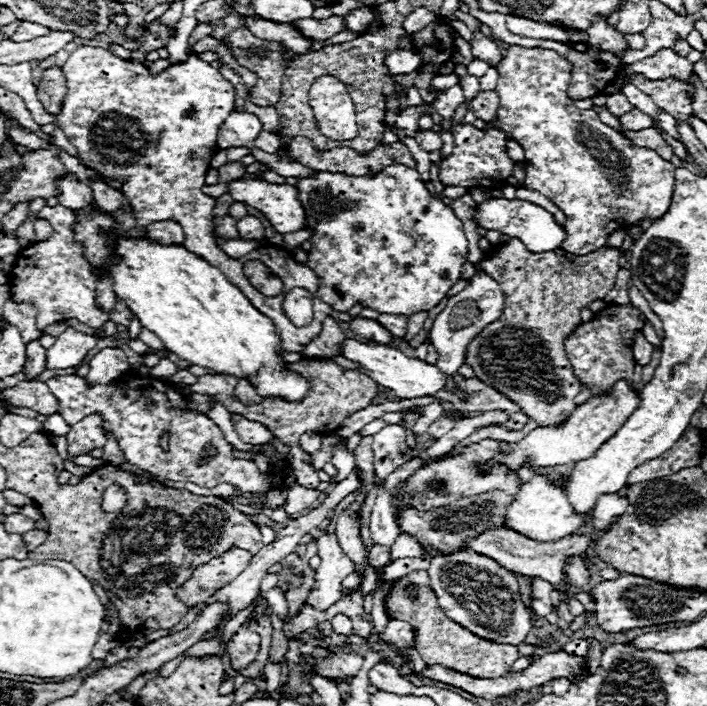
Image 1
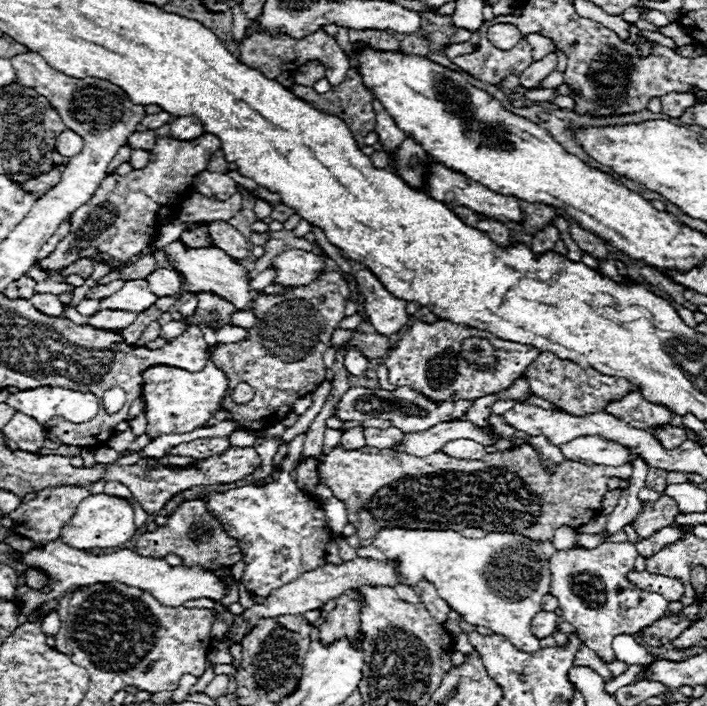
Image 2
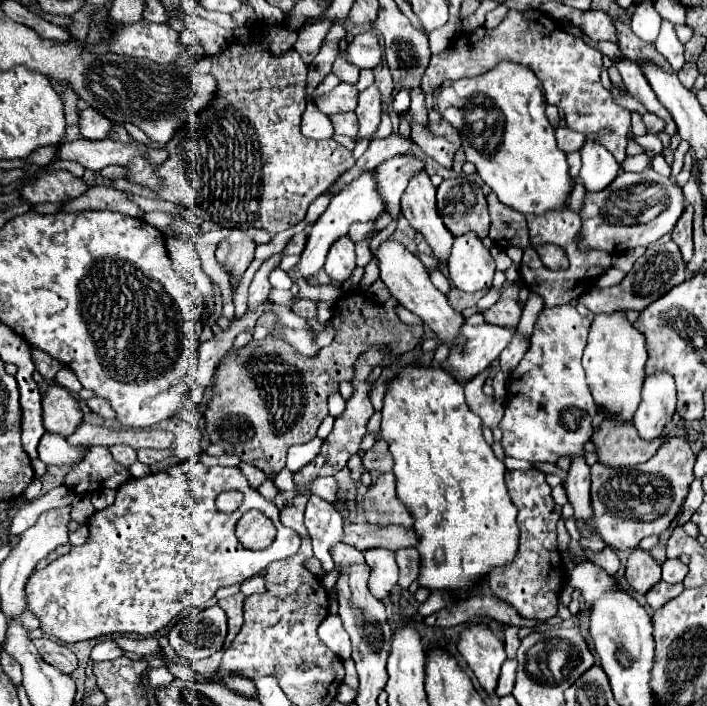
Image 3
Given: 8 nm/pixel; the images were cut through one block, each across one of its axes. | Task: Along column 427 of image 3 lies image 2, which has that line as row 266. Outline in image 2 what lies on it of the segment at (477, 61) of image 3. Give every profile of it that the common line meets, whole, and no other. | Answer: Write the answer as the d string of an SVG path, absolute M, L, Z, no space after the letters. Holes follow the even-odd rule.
M82 258L82 260L78 260L76 264L72 264L66 272L62 272L62 276L70 276L70 274L80 274L80 276L84 276L84 278L90 278L90 274L92 274L92 270L94 270L94 264L90 262L90 260L86 260L86 258Z

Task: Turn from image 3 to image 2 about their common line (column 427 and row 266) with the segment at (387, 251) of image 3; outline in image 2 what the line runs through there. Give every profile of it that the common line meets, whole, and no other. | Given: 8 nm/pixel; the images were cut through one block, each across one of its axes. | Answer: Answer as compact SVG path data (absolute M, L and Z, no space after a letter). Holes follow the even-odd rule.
M288 250L272 260L272 268L276 270L274 284L296 288L310 284L324 270L324 260L312 252Z

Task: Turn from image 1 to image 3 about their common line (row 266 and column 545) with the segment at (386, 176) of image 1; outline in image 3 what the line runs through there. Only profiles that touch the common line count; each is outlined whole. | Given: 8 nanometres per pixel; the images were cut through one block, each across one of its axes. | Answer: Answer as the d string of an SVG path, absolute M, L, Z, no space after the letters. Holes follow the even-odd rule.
M570 304L556 306L556 308L544 308L534 324L532 332L532 344L528 354L522 358L522 362L512 370L508 380L508 400L504 418L500 420L498 428L502 430L502 448L506 456L528 460L528 462L556 462L560 456L568 454L572 458L572 466L566 476L566 494L568 502L574 508L574 520L592 520L592 504L590 504L590 466L580 456L582 444L590 440L592 436L592 418L598 412L592 394L586 384L584 368L580 364L582 350L586 346L586 336L590 330L590 320L580 316L578 310Z

